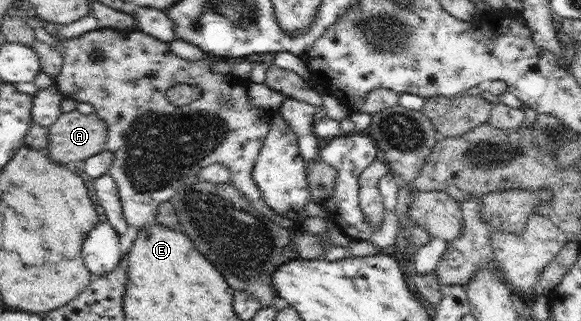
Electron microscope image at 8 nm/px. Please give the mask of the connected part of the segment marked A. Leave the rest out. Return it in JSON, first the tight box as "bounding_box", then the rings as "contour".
{"bounding_box":[48,110,109,166],"contour":[[[77,110],[61,113],[48,127],[51,161],[64,166],[83,161],[105,150],[109,127],[95,112],[84,115]]]}

